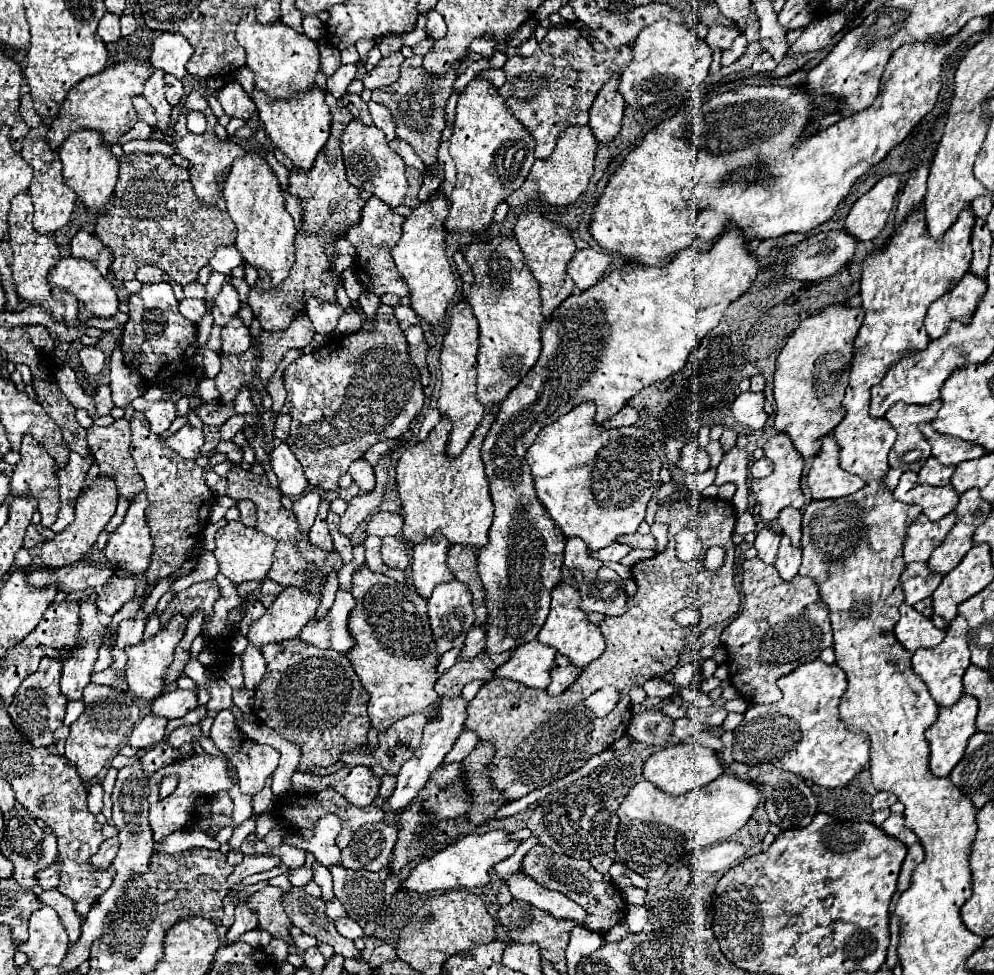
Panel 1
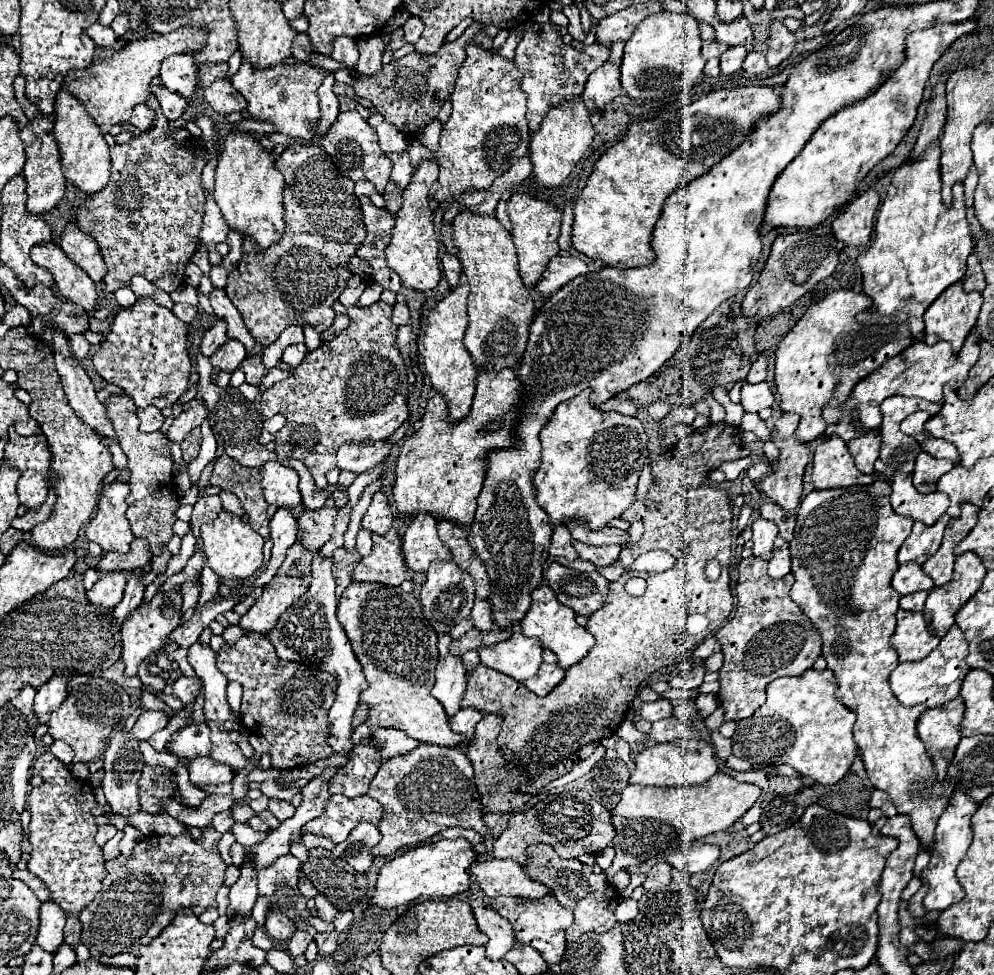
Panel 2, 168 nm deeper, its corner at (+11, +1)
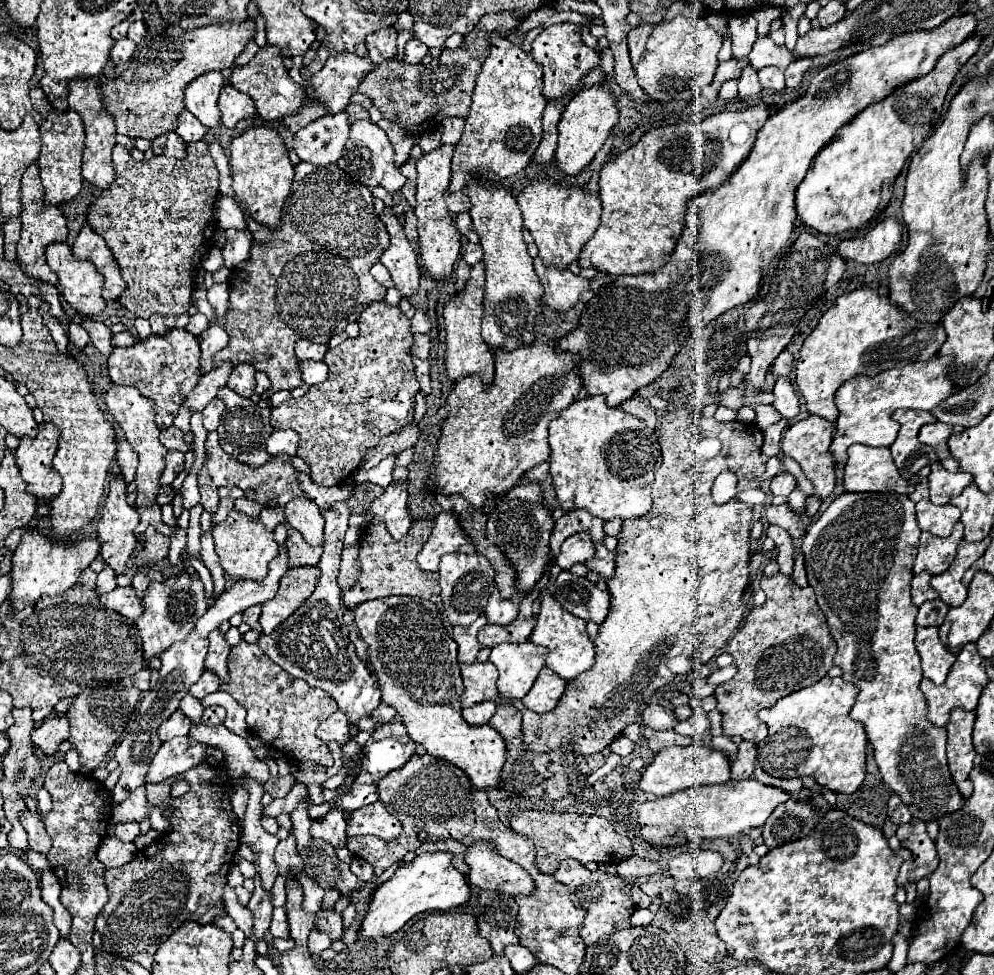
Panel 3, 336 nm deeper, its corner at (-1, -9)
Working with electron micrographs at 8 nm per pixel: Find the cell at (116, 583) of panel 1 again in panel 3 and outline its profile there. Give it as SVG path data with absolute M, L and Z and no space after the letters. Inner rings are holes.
M117 586L109 594L99 596L99 600L105 608L111 608L111 610L115 610L121 616L131 618L131 620L137 620L143 614L143 602L137 598L133 586L125 586L125 588Z

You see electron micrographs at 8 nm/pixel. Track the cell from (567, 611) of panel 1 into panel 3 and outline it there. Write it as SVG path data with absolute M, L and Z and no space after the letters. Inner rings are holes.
M541 594L541 612L537 616L537 626L529 636L529 642L547 648L545 664L563 680L573 680L575 676L579 676L581 672L589 670L595 664L595 648L587 636L585 620L565 612L551 594Z

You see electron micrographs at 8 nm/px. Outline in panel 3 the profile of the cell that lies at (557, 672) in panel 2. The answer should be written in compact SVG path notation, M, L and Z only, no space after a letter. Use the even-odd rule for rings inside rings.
M543 668L533 684L533 688L529 690L529 694L523 696L523 704L533 710L533 712L549 712L557 706L559 698L563 696L563 690L565 690L565 680L559 678L557 674L553 674L553 670L549 668Z

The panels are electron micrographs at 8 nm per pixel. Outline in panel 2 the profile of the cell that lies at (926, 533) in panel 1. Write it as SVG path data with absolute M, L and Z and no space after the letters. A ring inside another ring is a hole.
M943 514L933 526L915 522L911 534L905 538L903 546L897 552L897 562L899 564L905 564L905 562L923 564L941 546L941 538L943 538L943 530L947 522L949 522L949 514Z

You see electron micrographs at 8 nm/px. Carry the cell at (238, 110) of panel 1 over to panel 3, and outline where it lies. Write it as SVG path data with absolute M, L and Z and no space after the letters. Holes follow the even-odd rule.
M227 84L223 86L219 96L219 110L221 110L221 122L227 128L233 128L239 120L255 114L255 102L247 94Z

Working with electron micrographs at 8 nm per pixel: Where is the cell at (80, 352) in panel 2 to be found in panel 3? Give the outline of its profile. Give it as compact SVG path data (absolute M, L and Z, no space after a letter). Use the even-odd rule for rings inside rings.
M75 314L73 320L71 320L71 324L69 324L69 340L71 340L77 348L85 348L87 342L89 342L89 334L87 334L87 330L83 328L83 322L85 322L87 318L89 318L89 316L85 316L85 314Z

